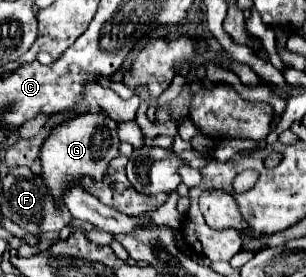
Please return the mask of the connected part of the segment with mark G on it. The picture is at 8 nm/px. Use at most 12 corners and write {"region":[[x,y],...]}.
{"region":[[103,111],[55,125],[41,149],[55,199],[117,157],[117,121]]}

